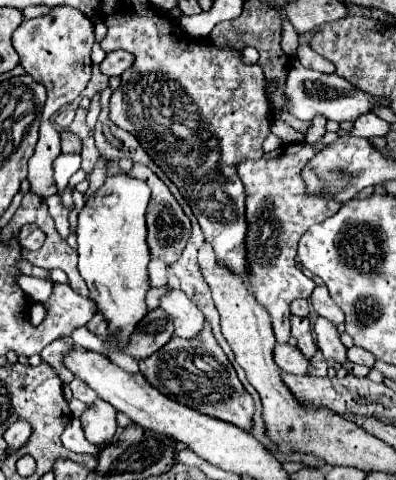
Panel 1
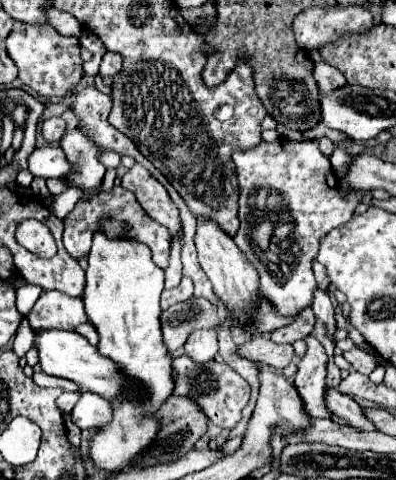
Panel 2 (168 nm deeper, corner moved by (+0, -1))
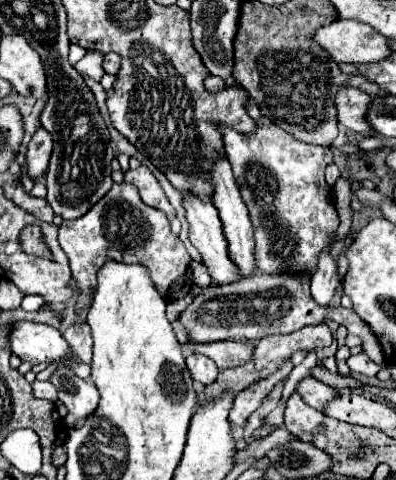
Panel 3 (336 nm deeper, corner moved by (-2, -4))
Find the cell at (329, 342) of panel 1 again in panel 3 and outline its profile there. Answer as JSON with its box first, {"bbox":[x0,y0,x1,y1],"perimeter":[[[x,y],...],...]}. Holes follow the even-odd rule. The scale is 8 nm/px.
{"bbox":[311,248,337,306],"perimeter":[[[329,248],[319,256],[319,266],[311,276],[311,298],[319,306],[327,306],[337,290],[337,264],[329,256]]]}

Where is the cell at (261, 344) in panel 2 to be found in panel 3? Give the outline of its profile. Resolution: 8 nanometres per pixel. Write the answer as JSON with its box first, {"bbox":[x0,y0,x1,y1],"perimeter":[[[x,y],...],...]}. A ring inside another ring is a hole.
{"bbox":[193,340,255,370],"perimeter":[[[225,340],[225,342],[197,344],[197,346],[193,346],[193,352],[201,352],[201,354],[209,356],[219,366],[219,370],[225,370],[225,368],[241,366],[247,360],[251,360],[253,348],[255,348],[255,342]]]}

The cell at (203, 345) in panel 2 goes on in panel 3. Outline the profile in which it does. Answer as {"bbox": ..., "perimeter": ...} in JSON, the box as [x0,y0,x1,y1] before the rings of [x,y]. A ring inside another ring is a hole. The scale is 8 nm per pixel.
{"bbox":[185,354,219,386],"perimeter":[[[189,354],[185,360],[187,360],[187,368],[195,382],[201,382],[205,386],[215,382],[219,370],[213,360],[207,360],[207,356],[203,356],[203,354]]]}

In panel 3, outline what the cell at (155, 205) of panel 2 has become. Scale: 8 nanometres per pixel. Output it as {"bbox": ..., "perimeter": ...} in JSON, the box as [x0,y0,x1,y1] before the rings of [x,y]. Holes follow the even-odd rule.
{"bbox":[125,166,175,220],"perimeter":[[[139,166],[135,170],[127,170],[125,172],[125,182],[127,184],[133,184],[139,194],[141,194],[141,200],[151,206],[151,208],[157,208],[161,212],[165,212],[165,216],[171,220],[175,218],[175,210],[171,208],[163,188],[159,186],[157,178],[151,174],[151,170],[147,166]]]}

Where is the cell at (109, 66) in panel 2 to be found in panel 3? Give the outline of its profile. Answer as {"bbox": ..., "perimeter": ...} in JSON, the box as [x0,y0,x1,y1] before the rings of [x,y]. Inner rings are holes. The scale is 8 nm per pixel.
{"bbox":[103,54,121,74],"perimeter":[[[105,54],[103,68],[105,68],[107,74],[117,74],[119,68],[121,68],[121,58],[117,54]]]}

